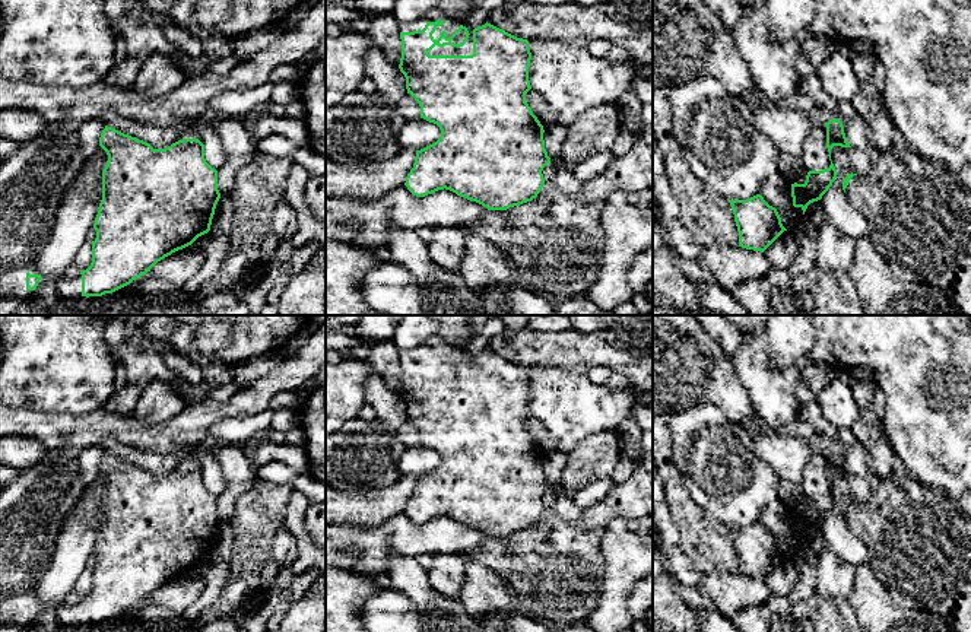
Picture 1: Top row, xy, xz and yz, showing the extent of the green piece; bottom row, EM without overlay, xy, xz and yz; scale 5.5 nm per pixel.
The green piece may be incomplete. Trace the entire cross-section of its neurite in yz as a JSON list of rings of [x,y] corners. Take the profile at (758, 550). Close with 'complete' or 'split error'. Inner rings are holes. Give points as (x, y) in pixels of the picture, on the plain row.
[[[761,521],[748,527],[729,527],[739,559],[739,574],[764,579],[787,558],[775,534]]] | complete

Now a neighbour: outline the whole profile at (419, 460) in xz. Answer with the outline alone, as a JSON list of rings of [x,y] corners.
[[[423,445],[409,447],[400,457],[397,464],[400,474],[421,477],[435,470],[441,463],[441,457],[437,451]]]

